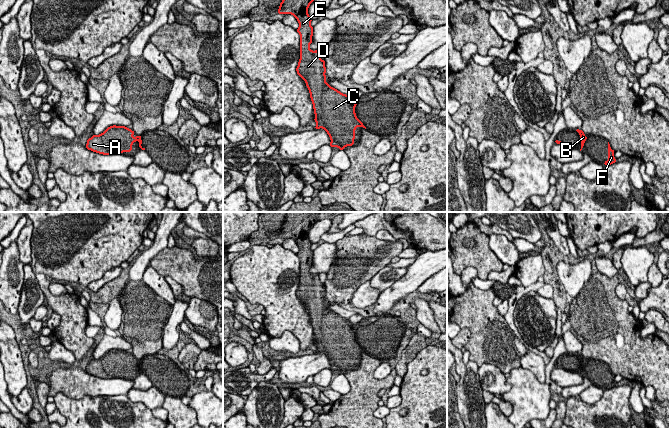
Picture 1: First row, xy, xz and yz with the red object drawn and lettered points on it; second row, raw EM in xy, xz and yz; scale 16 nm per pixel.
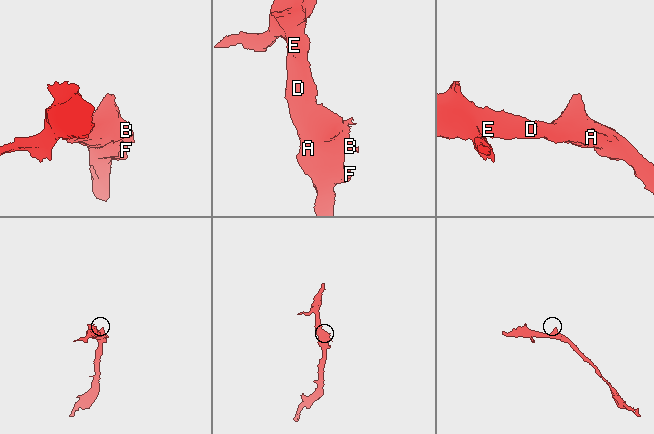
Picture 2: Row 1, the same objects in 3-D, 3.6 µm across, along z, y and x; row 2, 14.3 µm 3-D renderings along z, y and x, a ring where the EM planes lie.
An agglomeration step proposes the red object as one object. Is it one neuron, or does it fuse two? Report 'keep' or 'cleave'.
keep

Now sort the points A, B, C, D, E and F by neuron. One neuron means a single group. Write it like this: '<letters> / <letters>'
A B C D E F

